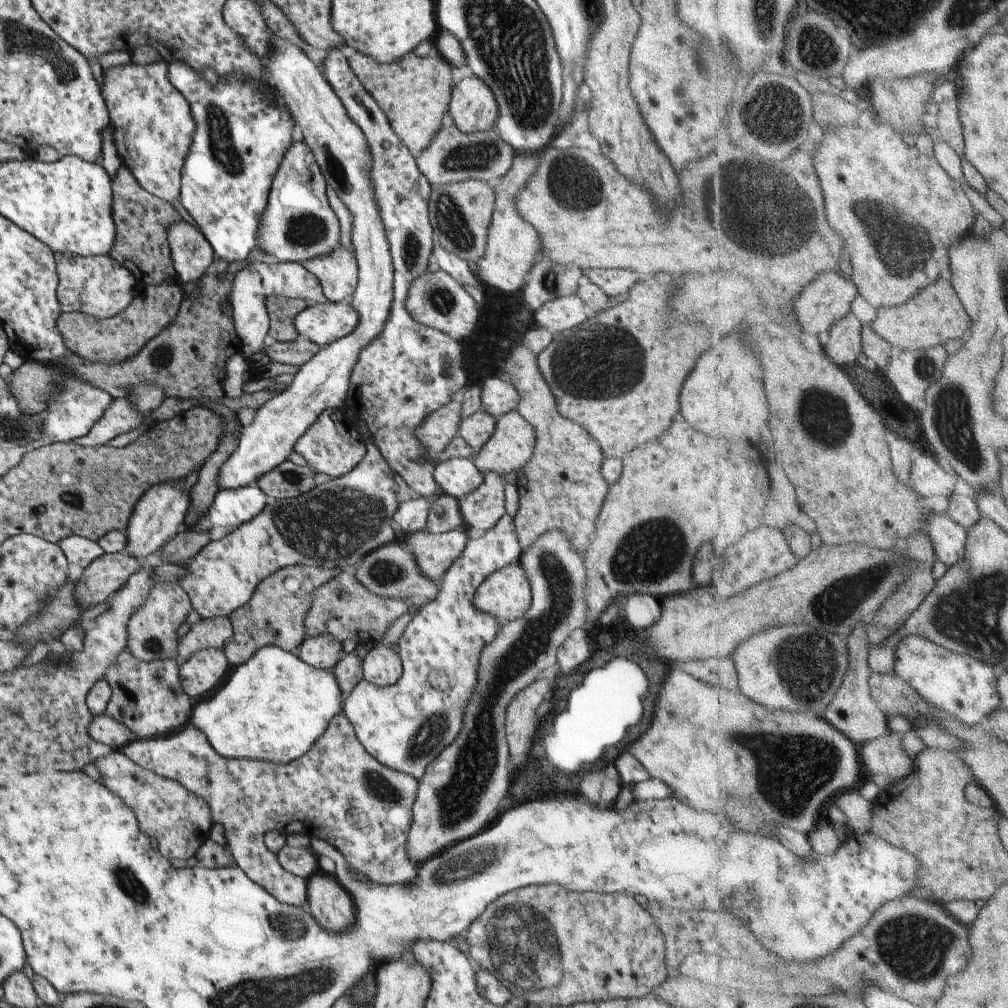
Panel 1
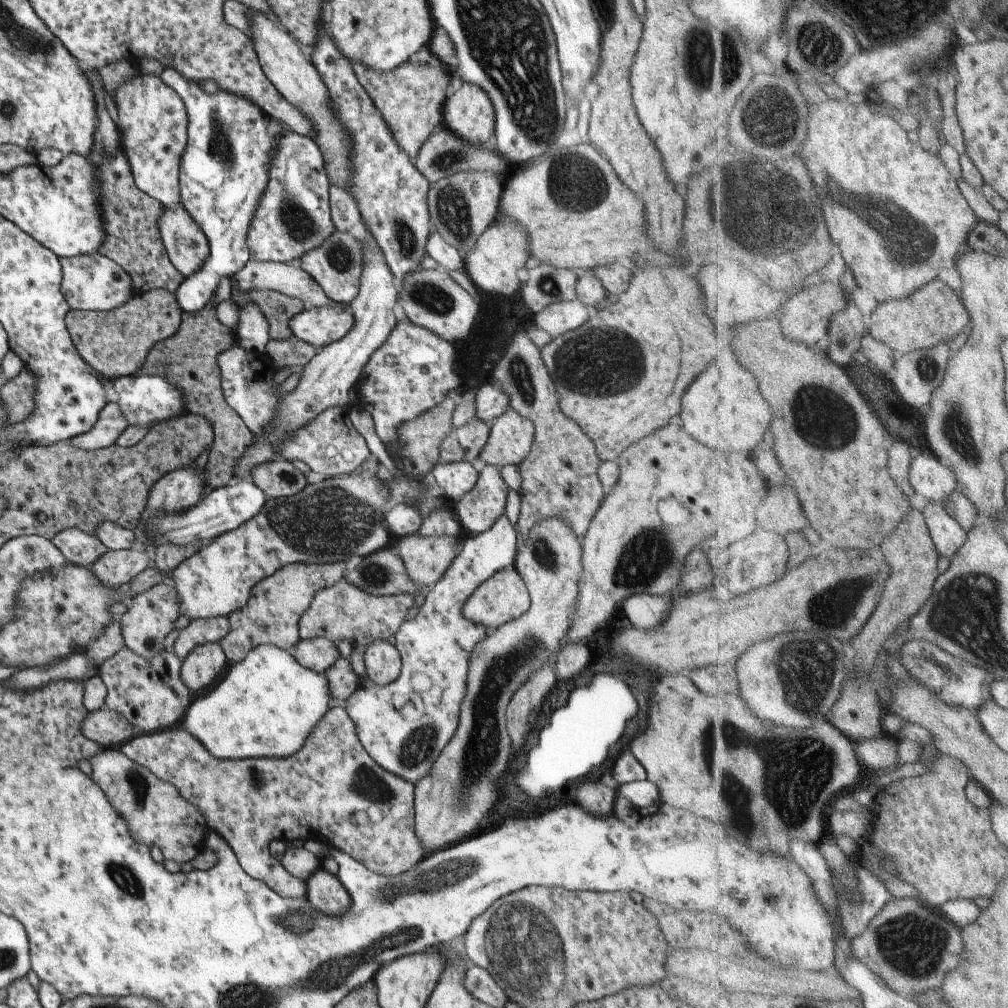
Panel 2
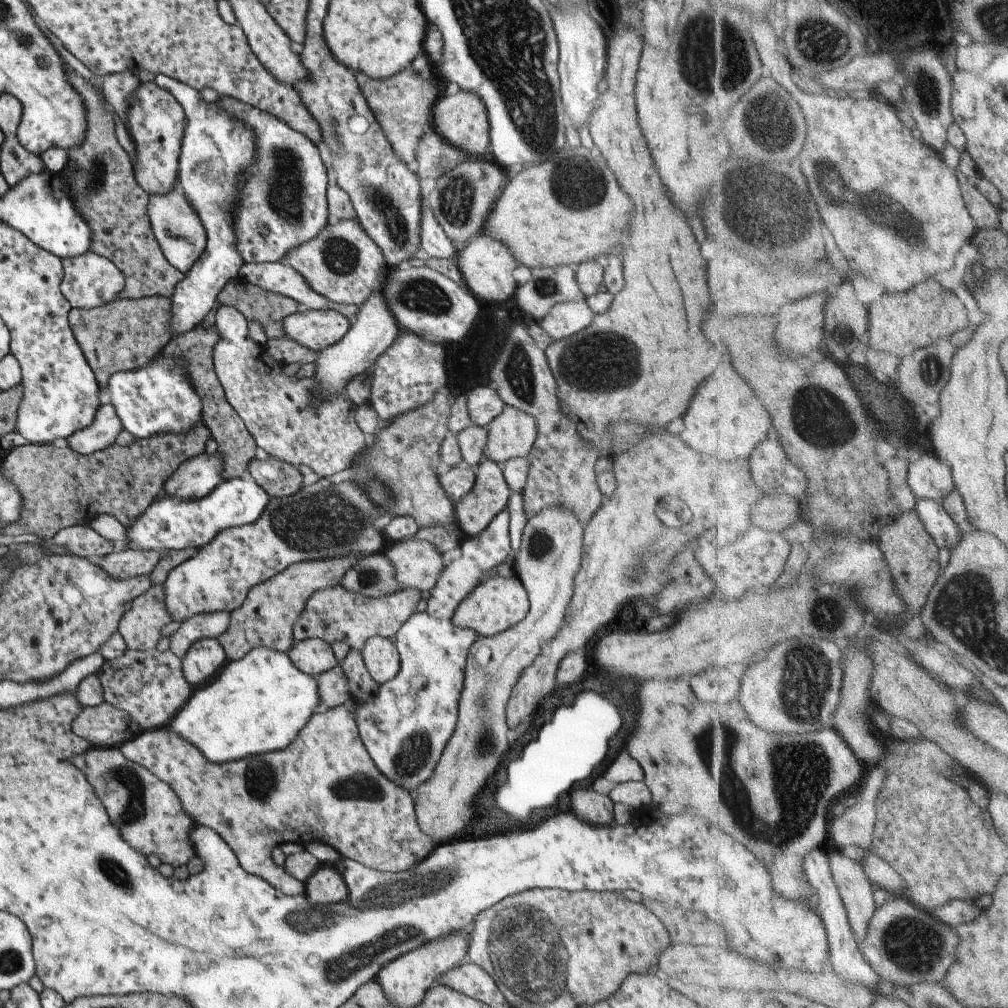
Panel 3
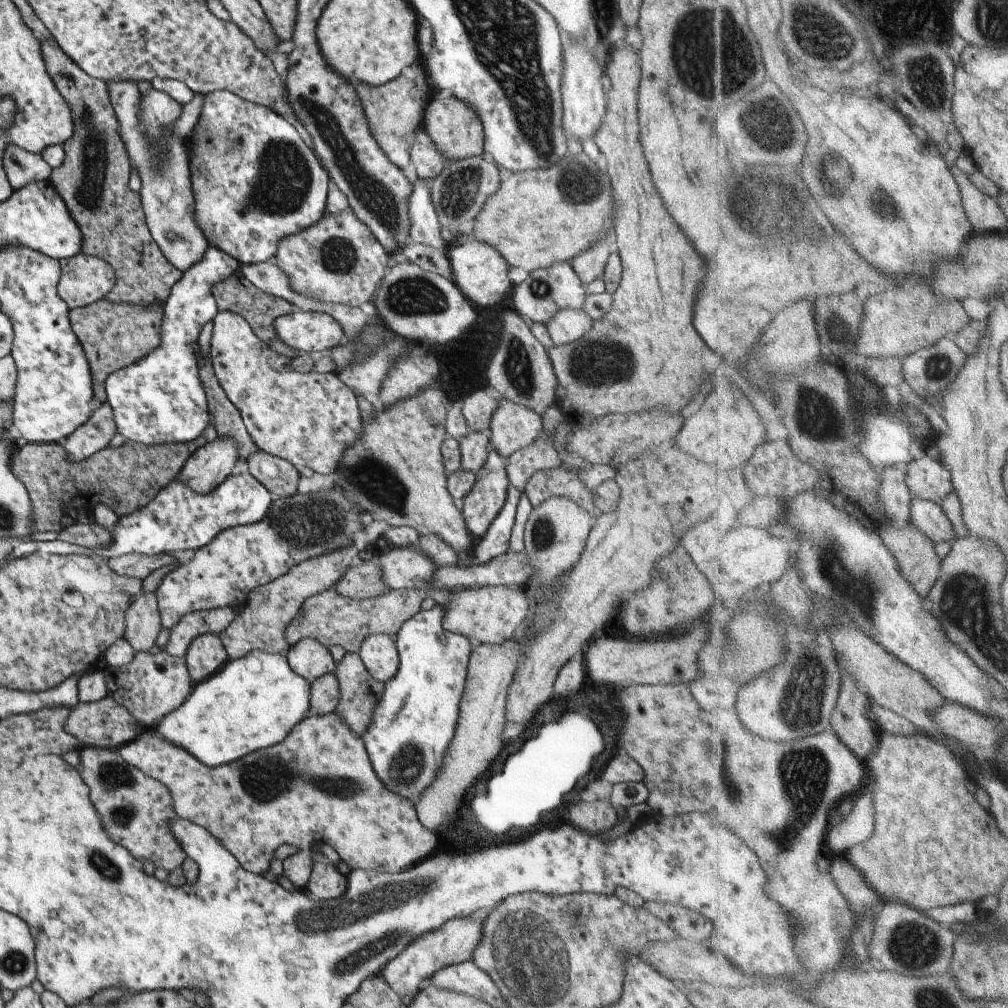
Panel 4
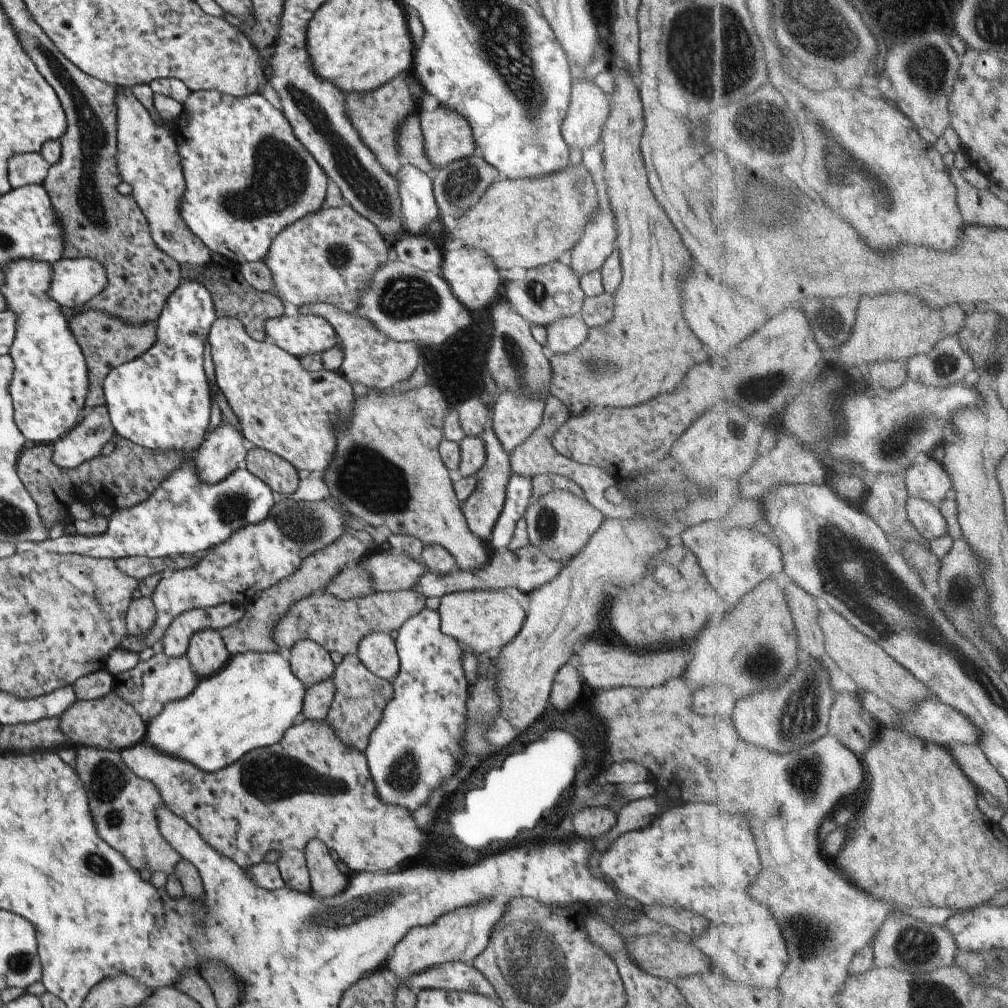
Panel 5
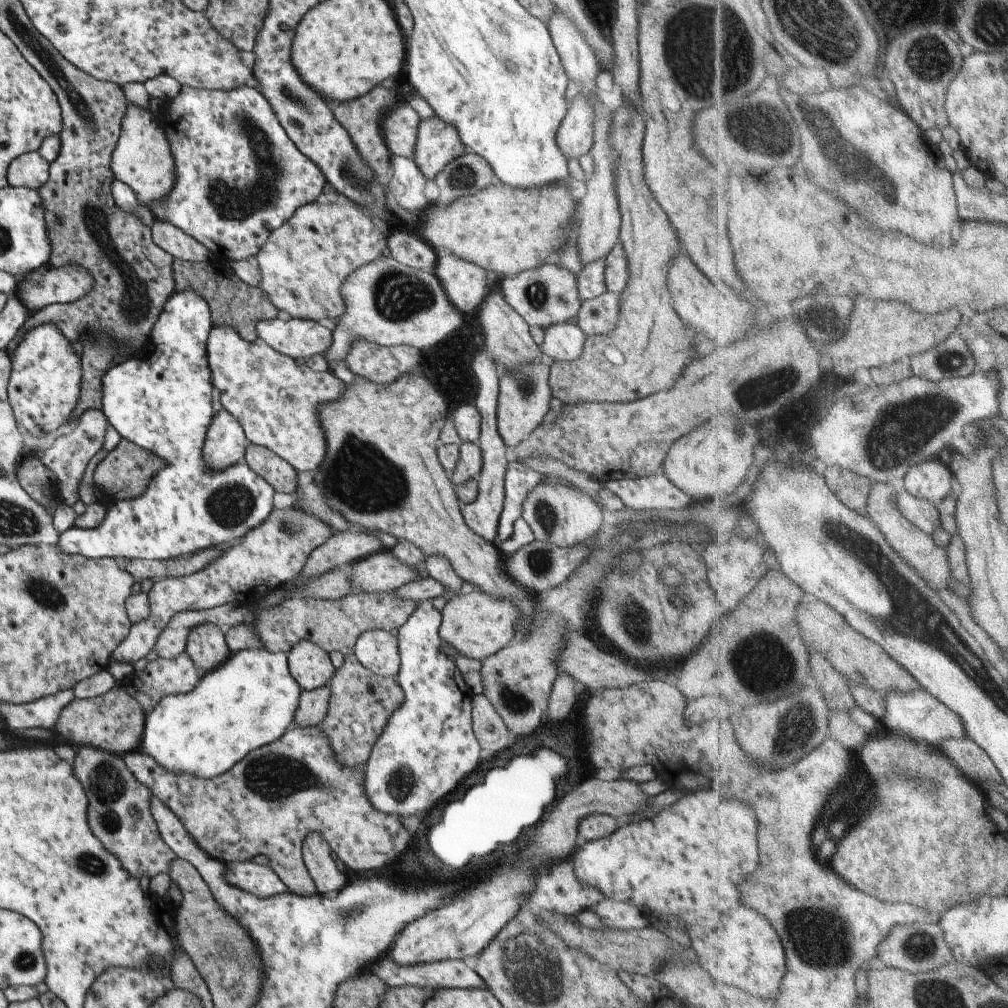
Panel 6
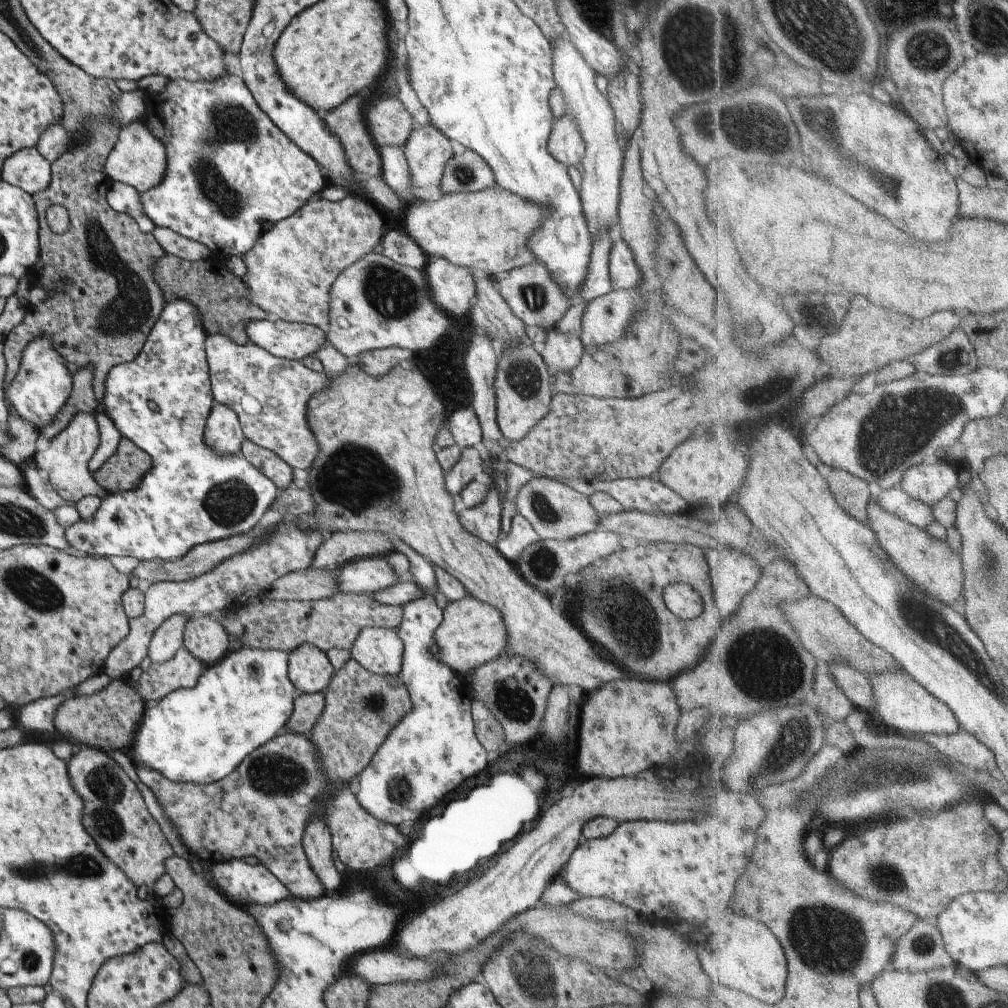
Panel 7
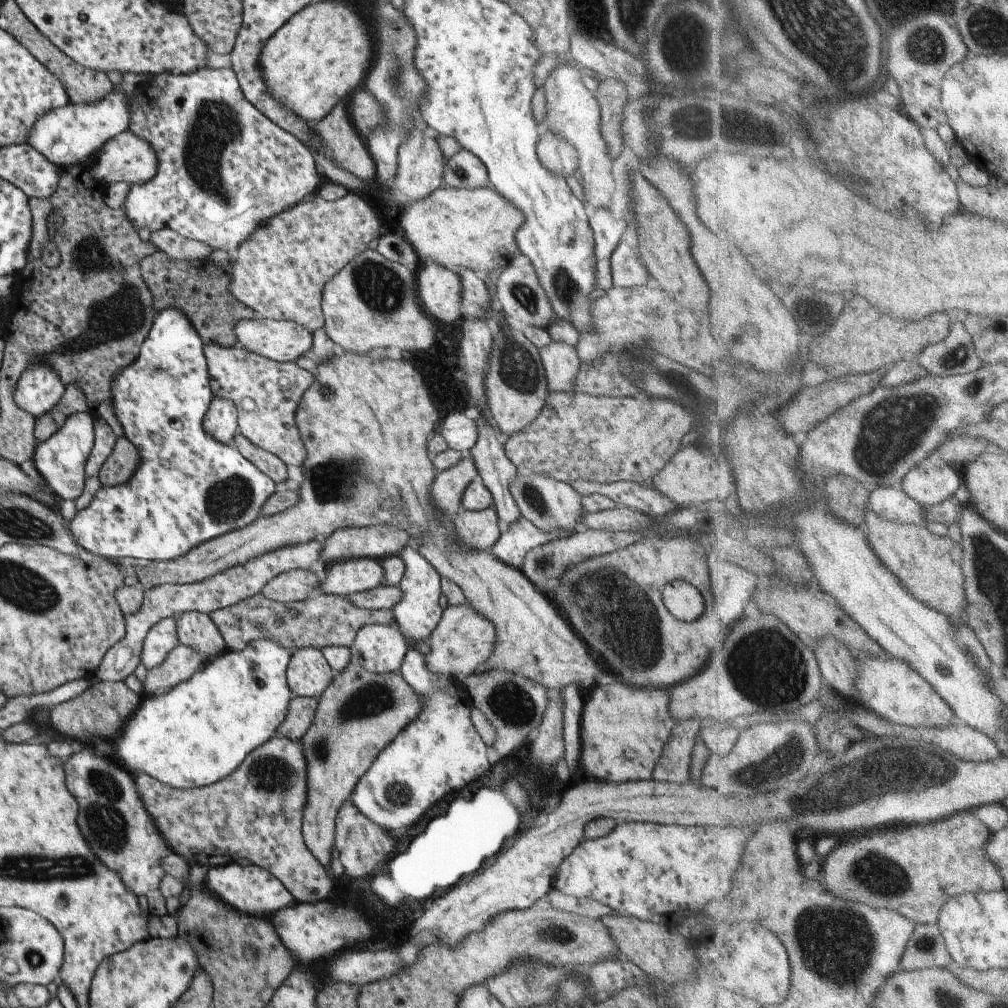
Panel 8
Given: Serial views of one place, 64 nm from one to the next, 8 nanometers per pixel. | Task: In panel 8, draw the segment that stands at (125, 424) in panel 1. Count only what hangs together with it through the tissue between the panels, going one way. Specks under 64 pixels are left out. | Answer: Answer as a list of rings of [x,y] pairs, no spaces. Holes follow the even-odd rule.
[[[76,412],[70,415],[63,424],[63,427],[49,436],[43,443],[39,443],[34,447],[32,460],[35,470],[46,482],[48,489],[59,499],[73,500],[75,509],[83,510],[85,506],[89,506],[91,496],[79,496],[81,490],[85,488],[85,476],[83,476],[83,468],[87,461],[87,456],[93,446],[93,418],[87,413]]]

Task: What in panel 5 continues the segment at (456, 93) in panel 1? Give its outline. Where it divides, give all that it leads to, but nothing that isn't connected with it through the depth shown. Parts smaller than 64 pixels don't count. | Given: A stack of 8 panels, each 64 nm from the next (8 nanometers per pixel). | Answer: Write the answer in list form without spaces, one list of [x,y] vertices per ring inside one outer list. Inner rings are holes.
[[[437,105],[417,115],[424,149],[434,170],[455,159],[477,154],[469,123],[458,112]]]

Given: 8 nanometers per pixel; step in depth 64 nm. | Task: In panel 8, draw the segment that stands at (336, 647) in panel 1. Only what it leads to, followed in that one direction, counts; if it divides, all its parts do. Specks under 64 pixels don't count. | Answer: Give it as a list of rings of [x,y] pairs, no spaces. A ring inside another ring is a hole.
[[[312,647],[294,649],[285,672],[291,699],[319,698],[334,676],[335,673],[327,665],[319,649]]]

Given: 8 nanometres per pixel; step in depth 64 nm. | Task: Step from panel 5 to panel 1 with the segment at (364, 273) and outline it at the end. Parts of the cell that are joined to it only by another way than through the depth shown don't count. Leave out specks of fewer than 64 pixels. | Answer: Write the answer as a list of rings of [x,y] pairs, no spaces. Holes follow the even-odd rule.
[[[341,244],[331,255],[302,264],[317,278],[325,300],[330,303],[348,302],[357,282],[356,260]]]

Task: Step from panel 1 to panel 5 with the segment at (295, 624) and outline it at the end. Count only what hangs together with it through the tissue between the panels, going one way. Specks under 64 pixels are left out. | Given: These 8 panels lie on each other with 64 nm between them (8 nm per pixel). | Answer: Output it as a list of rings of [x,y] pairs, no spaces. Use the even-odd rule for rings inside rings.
[[[345,532],[344,536],[337,539],[336,542],[305,557],[291,575],[282,578],[265,590],[254,592],[252,601],[244,607],[244,615],[232,625],[218,630],[229,658],[236,654],[253,651],[258,653],[279,652],[277,643],[272,637],[274,626],[299,599],[323,591],[339,571],[362,561],[367,556],[367,550],[364,544],[356,540],[354,532]]]

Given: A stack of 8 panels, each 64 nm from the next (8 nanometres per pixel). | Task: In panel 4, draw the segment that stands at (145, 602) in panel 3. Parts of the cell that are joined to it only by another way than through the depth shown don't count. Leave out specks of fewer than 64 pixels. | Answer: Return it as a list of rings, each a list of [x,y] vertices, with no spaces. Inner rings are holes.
[[[141,591],[127,607],[122,637],[134,651],[148,651],[162,629],[156,592]]]

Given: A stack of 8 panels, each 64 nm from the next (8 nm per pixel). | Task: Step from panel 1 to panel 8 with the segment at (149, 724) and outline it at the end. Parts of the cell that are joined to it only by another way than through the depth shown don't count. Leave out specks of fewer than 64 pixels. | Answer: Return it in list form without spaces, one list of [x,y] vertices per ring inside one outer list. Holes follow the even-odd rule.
[[[180,643],[169,650],[161,664],[149,669],[143,680],[142,692],[147,695],[157,695],[167,692],[179,682],[185,682],[193,672],[200,670],[205,659],[199,652]]]

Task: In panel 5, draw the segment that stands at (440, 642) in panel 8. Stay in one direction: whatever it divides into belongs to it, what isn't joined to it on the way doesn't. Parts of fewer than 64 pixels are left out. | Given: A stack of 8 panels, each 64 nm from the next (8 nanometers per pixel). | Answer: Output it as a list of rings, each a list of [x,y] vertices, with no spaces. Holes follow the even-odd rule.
[[[471,589],[455,591],[439,597],[440,631],[453,637],[477,658],[493,653],[511,642],[525,618],[521,606],[507,592],[499,589]]]

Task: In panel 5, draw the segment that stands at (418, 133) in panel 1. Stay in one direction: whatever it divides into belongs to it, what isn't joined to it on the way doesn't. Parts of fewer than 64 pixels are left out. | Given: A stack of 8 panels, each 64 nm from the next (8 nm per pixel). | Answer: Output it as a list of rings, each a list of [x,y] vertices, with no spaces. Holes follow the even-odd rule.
[[[397,76],[367,92],[351,91],[346,98],[346,113],[350,123],[357,129],[360,139],[377,157],[380,165],[395,177],[404,161],[396,141],[397,131],[400,130],[400,125],[405,119],[414,113],[418,114],[415,99],[409,93],[407,81]]]

